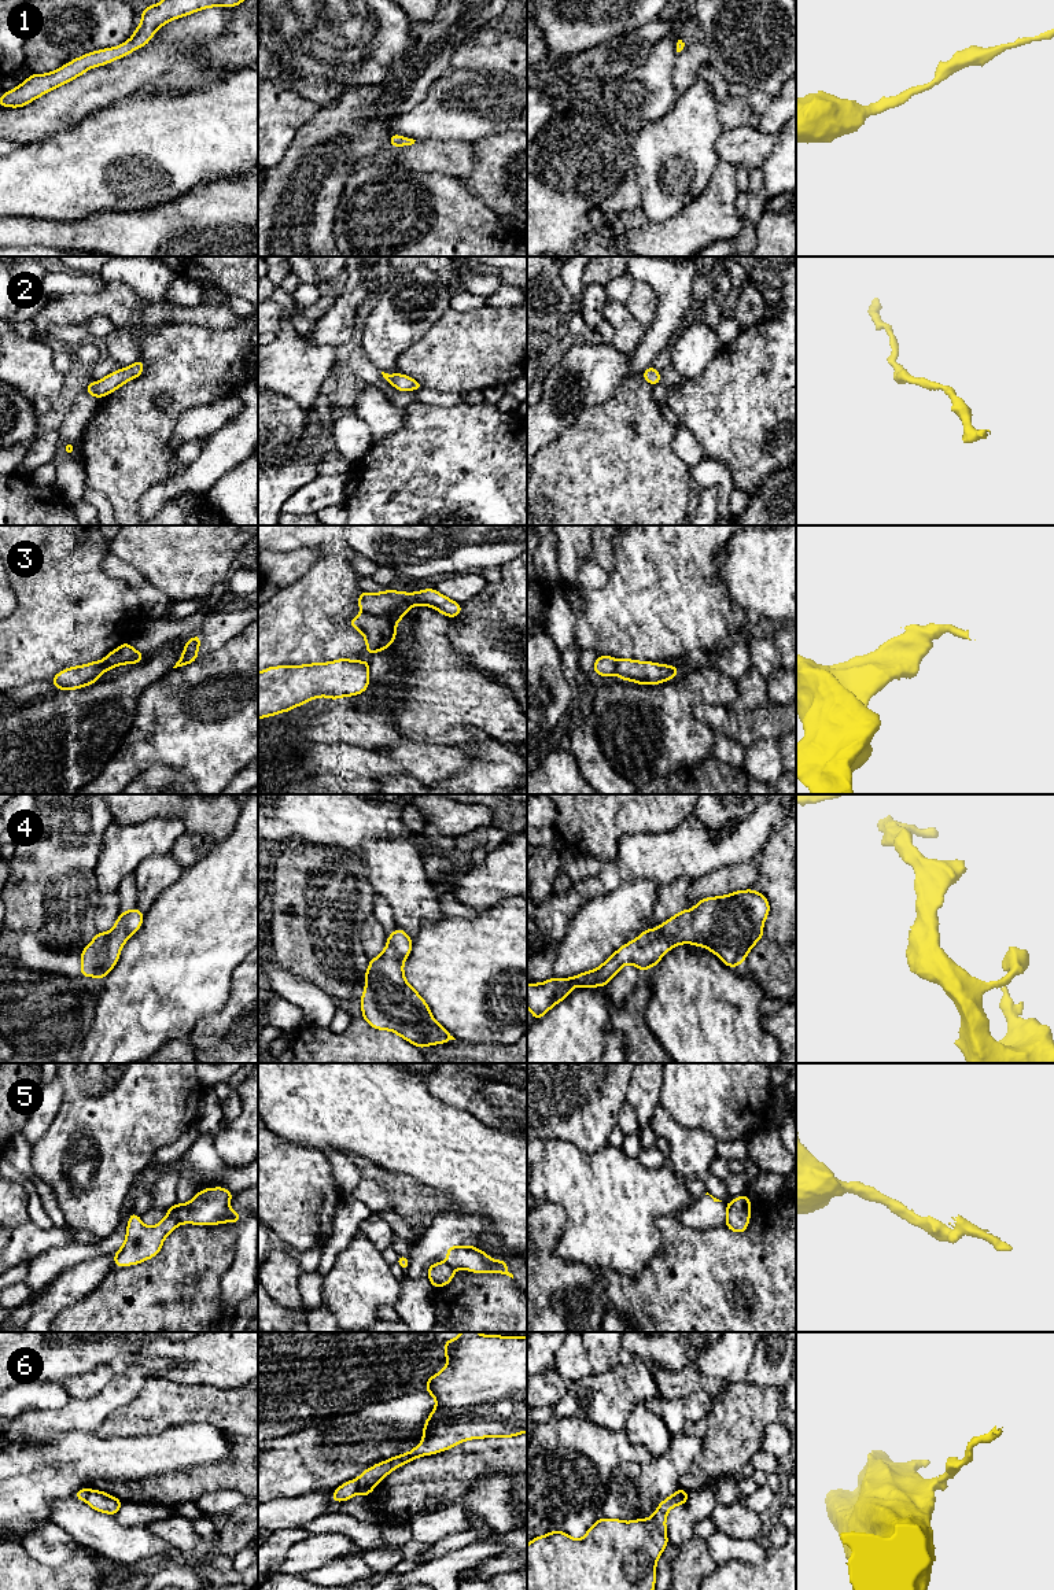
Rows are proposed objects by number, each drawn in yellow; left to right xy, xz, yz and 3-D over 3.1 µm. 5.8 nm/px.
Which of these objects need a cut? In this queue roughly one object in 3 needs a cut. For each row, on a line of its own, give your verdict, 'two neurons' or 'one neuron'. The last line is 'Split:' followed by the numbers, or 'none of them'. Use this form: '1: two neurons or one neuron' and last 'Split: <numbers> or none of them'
1: one neuron
2: one neuron
3: two neurons
4: one neuron
5: two neurons
6: two neurons
Split: 3, 5, 6

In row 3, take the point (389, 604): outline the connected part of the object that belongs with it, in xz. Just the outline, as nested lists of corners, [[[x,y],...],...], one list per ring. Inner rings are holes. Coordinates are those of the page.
[[[425,589],[417,593],[386,590],[383,593],[364,593],[358,597],[358,606],[366,615],[401,621],[414,605],[435,608],[445,616],[461,615],[461,604],[439,594],[435,589]]]

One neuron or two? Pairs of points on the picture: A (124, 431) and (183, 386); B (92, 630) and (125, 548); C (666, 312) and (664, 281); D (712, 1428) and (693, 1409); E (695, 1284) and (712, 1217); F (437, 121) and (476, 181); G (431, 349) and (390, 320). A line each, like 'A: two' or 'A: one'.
A: one
B: two
C: one
D: two
E: two
F: two
G: two

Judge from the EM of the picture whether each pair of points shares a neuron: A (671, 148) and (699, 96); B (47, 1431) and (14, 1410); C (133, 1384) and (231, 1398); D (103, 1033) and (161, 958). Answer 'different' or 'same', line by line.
A: same
B: different
C: different
D: same

